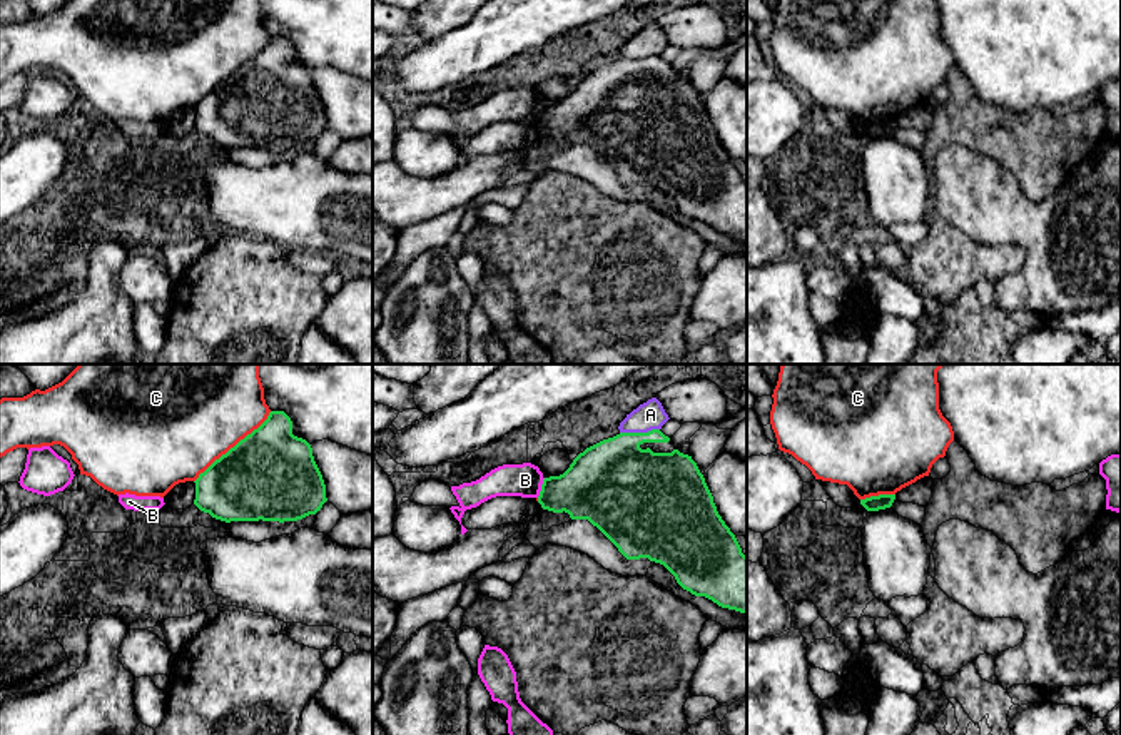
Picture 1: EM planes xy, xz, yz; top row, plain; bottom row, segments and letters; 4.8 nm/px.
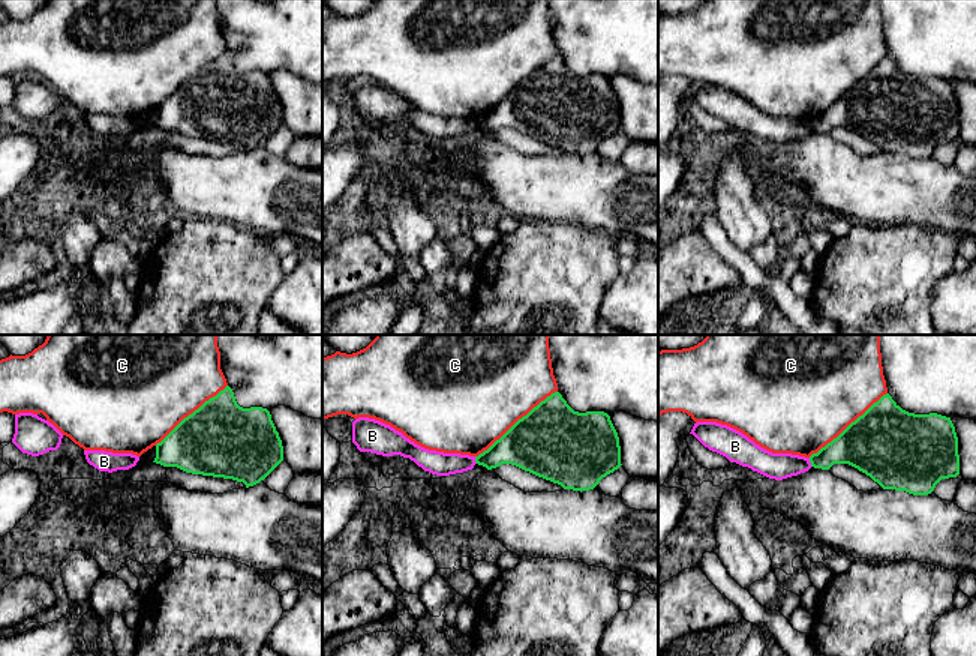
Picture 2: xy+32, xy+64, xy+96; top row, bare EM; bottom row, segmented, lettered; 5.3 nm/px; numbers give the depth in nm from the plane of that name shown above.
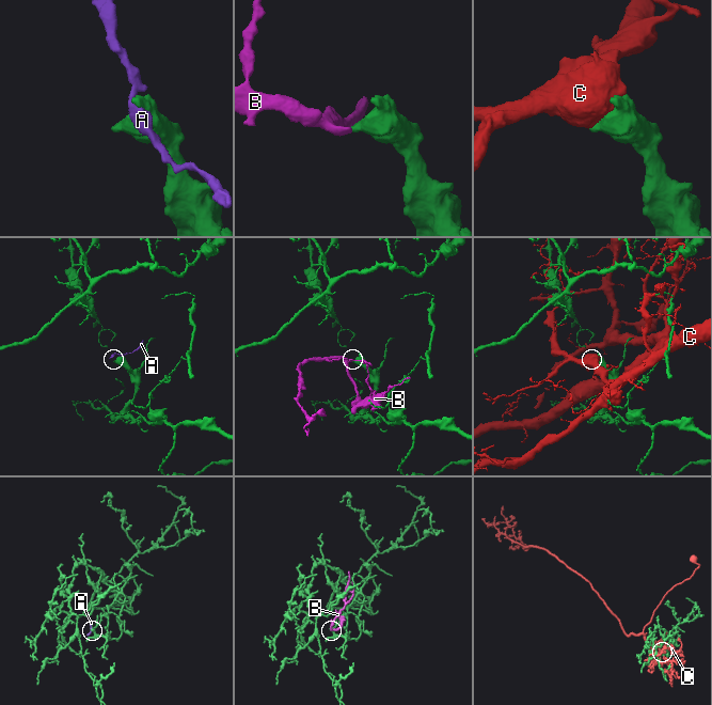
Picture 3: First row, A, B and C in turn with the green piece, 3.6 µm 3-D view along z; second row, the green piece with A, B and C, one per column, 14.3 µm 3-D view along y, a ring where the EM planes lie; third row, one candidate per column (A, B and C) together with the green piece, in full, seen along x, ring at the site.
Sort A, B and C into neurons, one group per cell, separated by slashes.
A / B / C

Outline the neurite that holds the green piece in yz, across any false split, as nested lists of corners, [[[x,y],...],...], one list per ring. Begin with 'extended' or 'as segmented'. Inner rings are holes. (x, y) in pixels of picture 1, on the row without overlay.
as segmented; [[[879,120],[879,122],[870,122],[870,124],[860,125],[860,130],[867,137],[879,137],[879,135],[890,134],[894,125],[895,125],[895,120]]]

